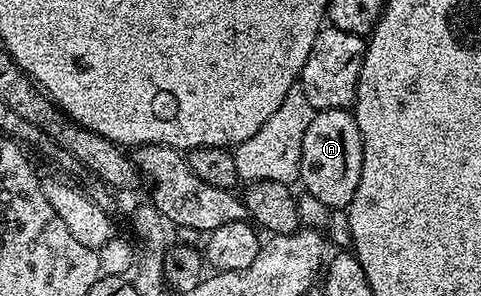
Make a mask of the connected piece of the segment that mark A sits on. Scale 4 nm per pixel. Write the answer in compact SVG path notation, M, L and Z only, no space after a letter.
M344 108L316 111L301 146L300 183L321 204L346 209L360 184L363 169L363 139L354 113Z

